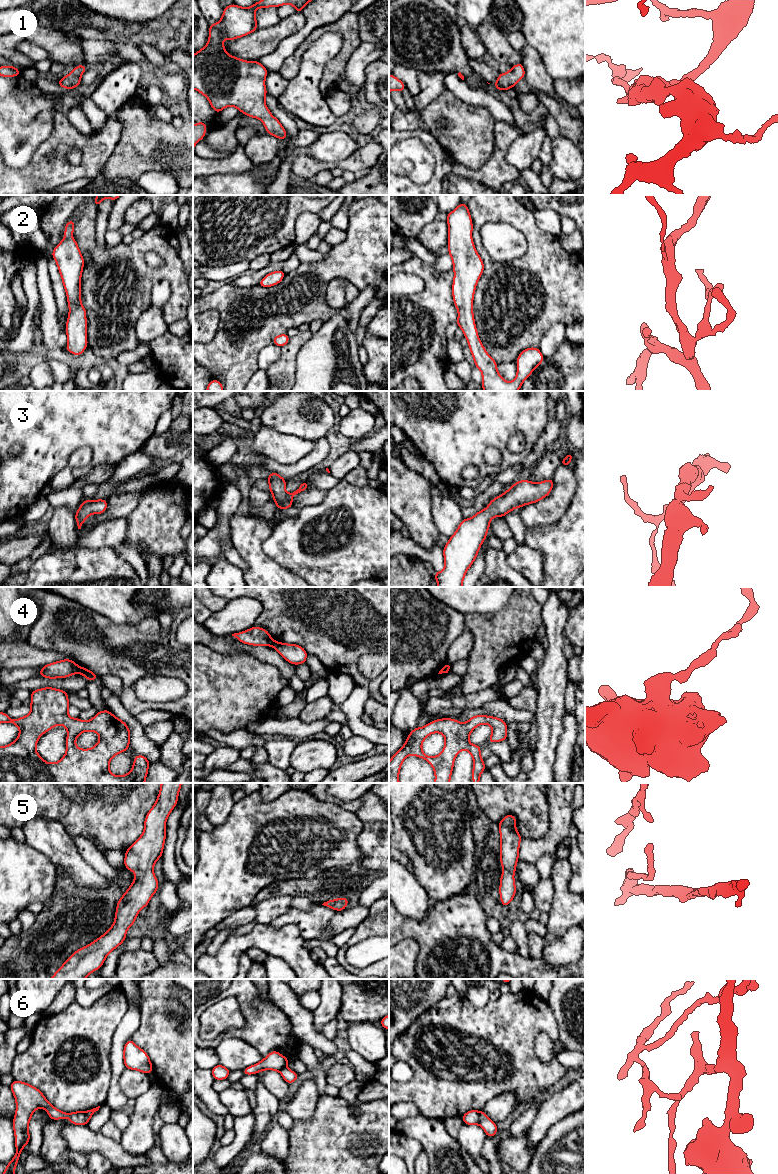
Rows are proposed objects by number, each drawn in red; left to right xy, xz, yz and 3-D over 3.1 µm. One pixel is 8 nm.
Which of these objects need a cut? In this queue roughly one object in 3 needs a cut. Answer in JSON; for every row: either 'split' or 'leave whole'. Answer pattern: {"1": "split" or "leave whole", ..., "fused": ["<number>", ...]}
{"1": "leave whole", "2": "leave whole", "3": "leave whole", "4": "split", "5": "leave whole", "6": "split", "fused": ["4", "6"]}

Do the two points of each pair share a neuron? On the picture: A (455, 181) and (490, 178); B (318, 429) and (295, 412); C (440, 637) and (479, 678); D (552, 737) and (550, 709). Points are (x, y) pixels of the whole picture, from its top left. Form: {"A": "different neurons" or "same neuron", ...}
{"A": "different neurons", "B": "same neuron", "C": "different neurons", "D": "same neuron"}

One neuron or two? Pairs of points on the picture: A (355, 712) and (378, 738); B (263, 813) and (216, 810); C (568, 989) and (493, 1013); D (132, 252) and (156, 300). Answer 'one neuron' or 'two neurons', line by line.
A: one neuron
B: two neurons
C: two neurons
D: two neurons

